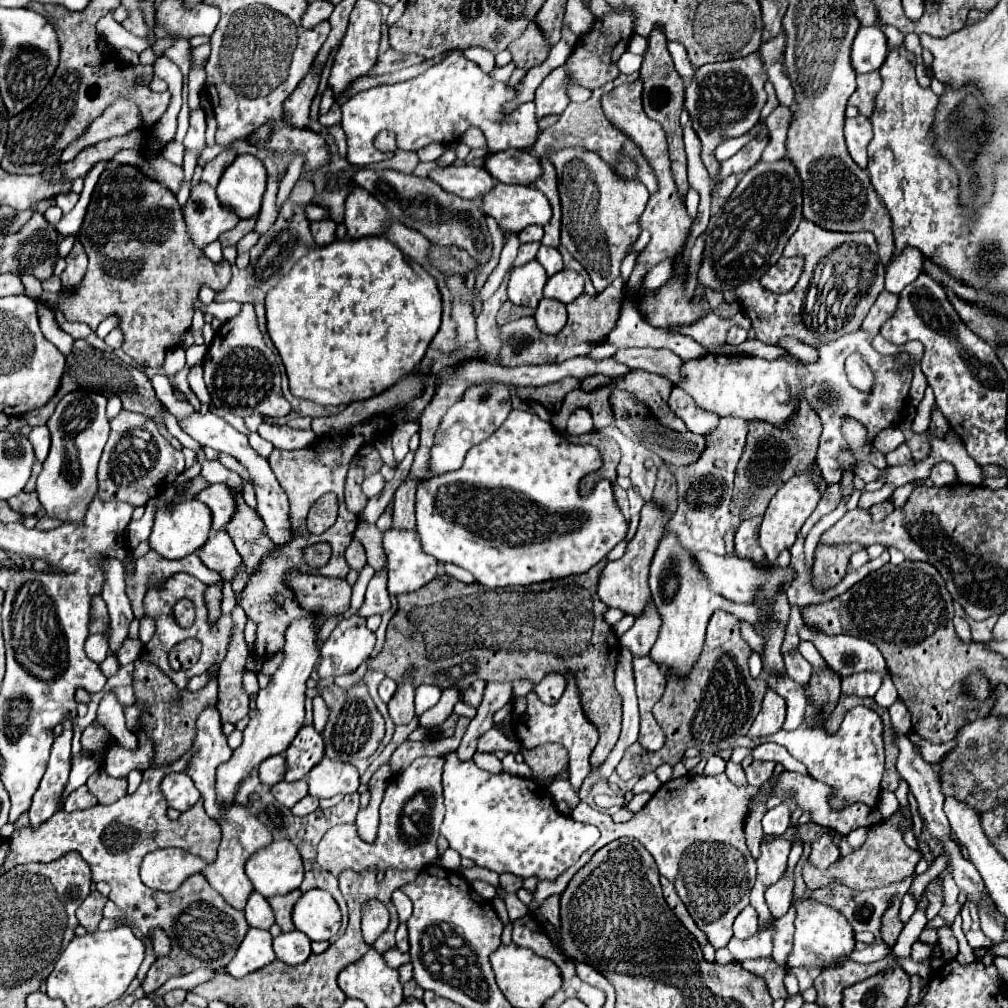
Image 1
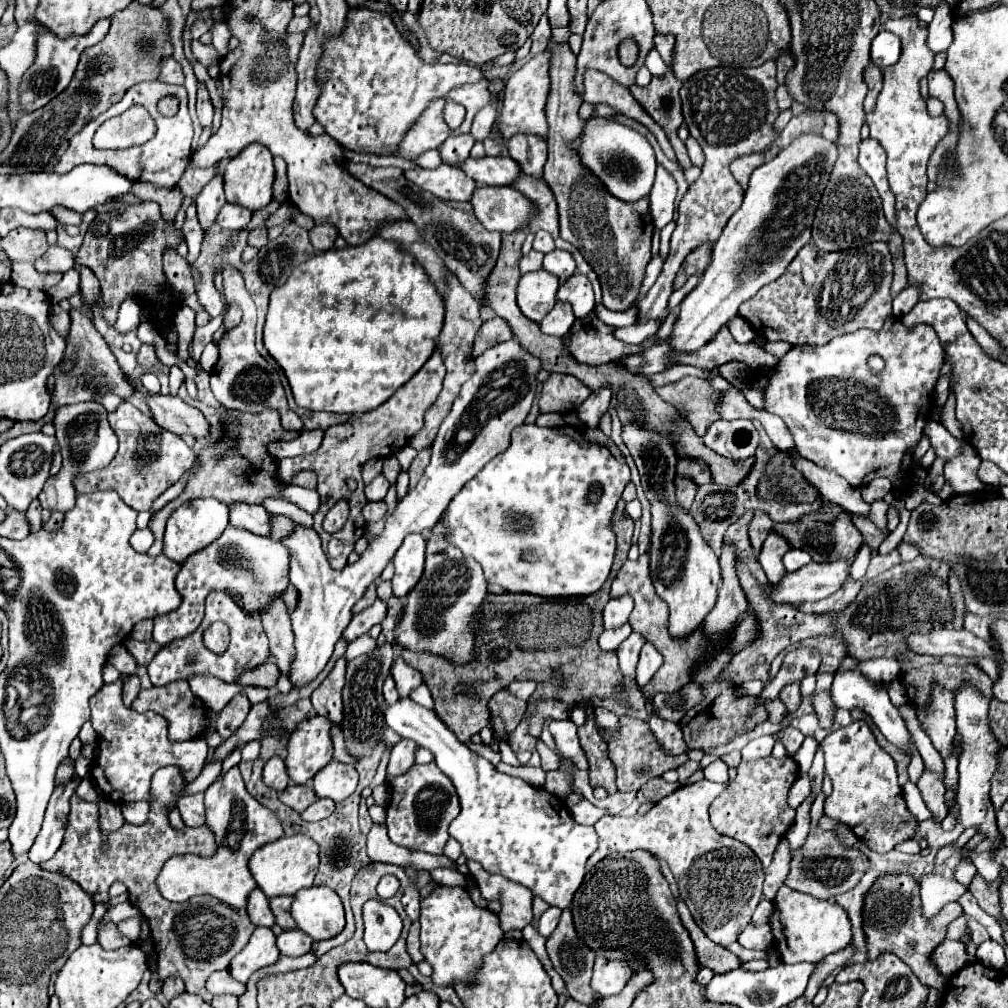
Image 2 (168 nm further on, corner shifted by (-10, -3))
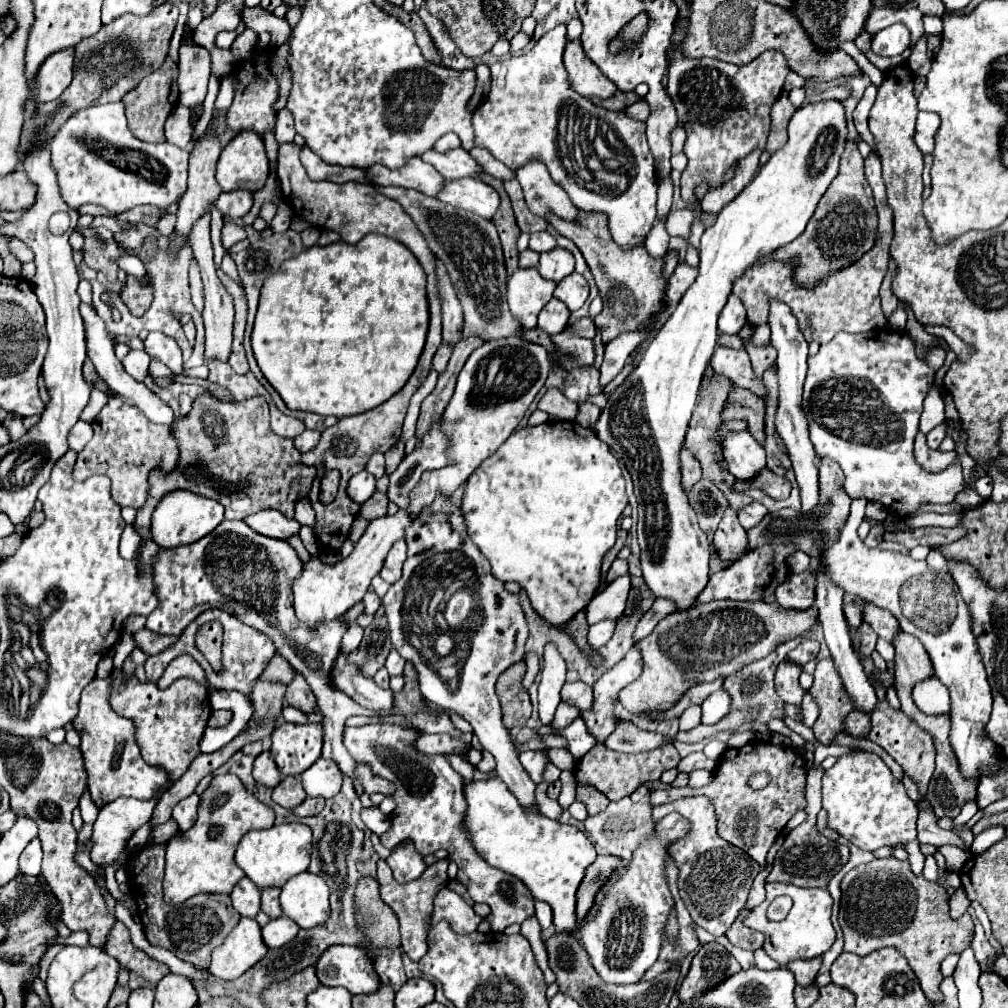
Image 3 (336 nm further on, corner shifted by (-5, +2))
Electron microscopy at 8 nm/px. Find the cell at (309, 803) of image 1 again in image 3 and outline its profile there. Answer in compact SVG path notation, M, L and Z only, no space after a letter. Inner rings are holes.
M306 798L302 804L298 804L292 812L296 816L314 816L318 812L322 812L324 808L324 798Z

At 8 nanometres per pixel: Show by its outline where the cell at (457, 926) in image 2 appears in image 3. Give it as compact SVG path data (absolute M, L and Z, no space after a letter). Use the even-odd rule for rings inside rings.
M442 888L442 892L438 892L434 900L430 924L436 924L440 920L448 920L450 928L456 934L472 934L482 922L482 918L472 910L472 906L462 896L458 896L448 888Z

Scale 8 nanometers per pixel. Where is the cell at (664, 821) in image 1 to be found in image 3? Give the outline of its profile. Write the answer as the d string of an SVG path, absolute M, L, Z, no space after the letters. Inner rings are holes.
M688 796L674 800L664 806L654 806L654 820L660 820L670 812L678 812L692 822L690 834L670 848L670 854L680 870L678 888L680 896L688 906L688 912L696 926L704 928L714 936L724 936L736 920L740 908L748 898L752 880L760 872L760 866L740 848L728 844L717 834L717 818L714 806L706 796Z

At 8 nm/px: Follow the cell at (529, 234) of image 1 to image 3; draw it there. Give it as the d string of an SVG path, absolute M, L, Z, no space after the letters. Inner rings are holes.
M534 232L534 234L530 234L530 248L538 254L550 252L552 248L556 248L556 240L548 232Z

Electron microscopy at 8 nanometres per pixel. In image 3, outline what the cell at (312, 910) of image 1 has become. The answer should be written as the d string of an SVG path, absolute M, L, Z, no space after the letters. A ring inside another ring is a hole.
M302 872L282 886L280 906L284 916L294 920L300 928L314 928L324 924L330 916L328 894L328 886L320 876Z

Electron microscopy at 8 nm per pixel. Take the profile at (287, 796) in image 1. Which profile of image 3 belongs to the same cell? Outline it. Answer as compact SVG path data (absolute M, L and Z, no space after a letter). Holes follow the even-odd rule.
M286 776L280 780L280 784L272 792L272 800L284 808L294 808L300 802L304 802L306 792L302 788L302 782L298 776Z

